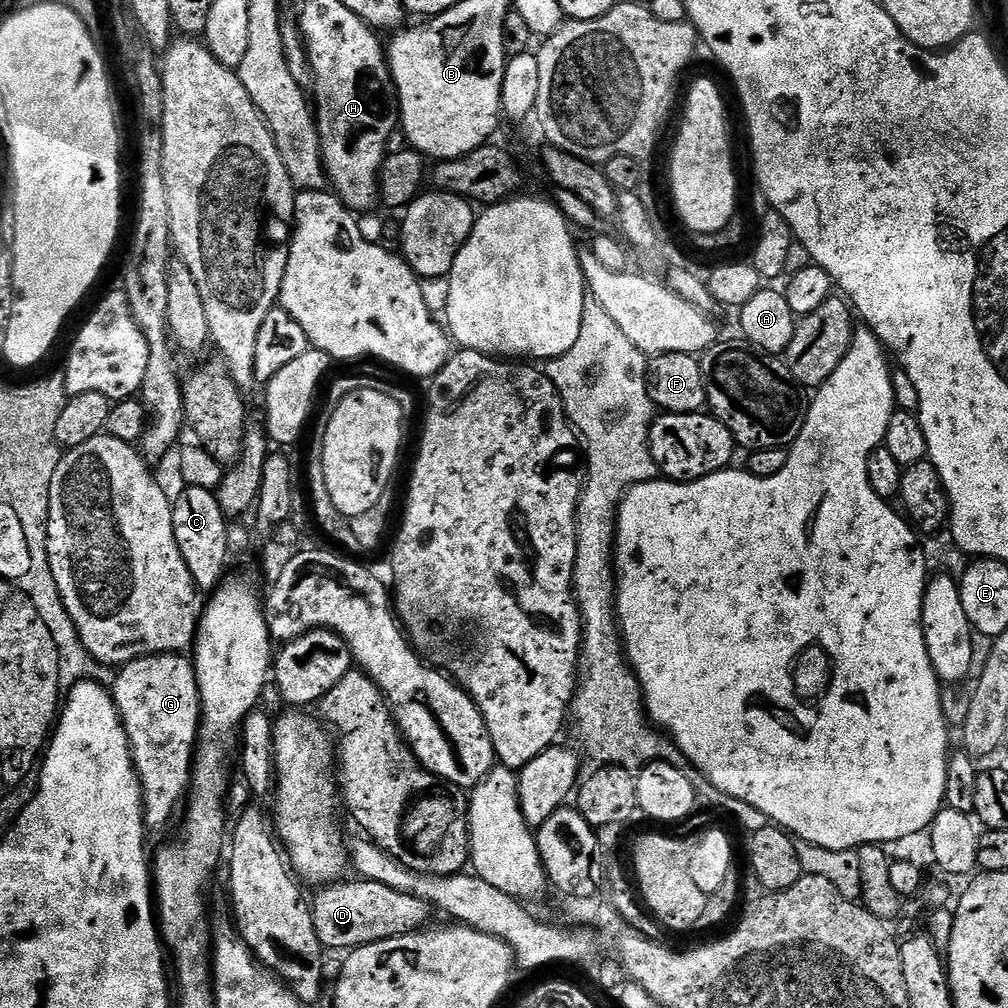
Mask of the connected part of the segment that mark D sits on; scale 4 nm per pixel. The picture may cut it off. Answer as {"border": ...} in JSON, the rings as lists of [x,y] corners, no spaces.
{"border":[[[355,879],[349,884],[325,884],[317,891],[320,893],[316,897],[311,897],[314,930],[325,949],[361,948],[374,942],[382,942],[386,938],[398,938],[411,932],[419,932],[429,923],[427,920],[430,906],[422,898],[414,898],[414,894],[382,886],[382,882]]]}

